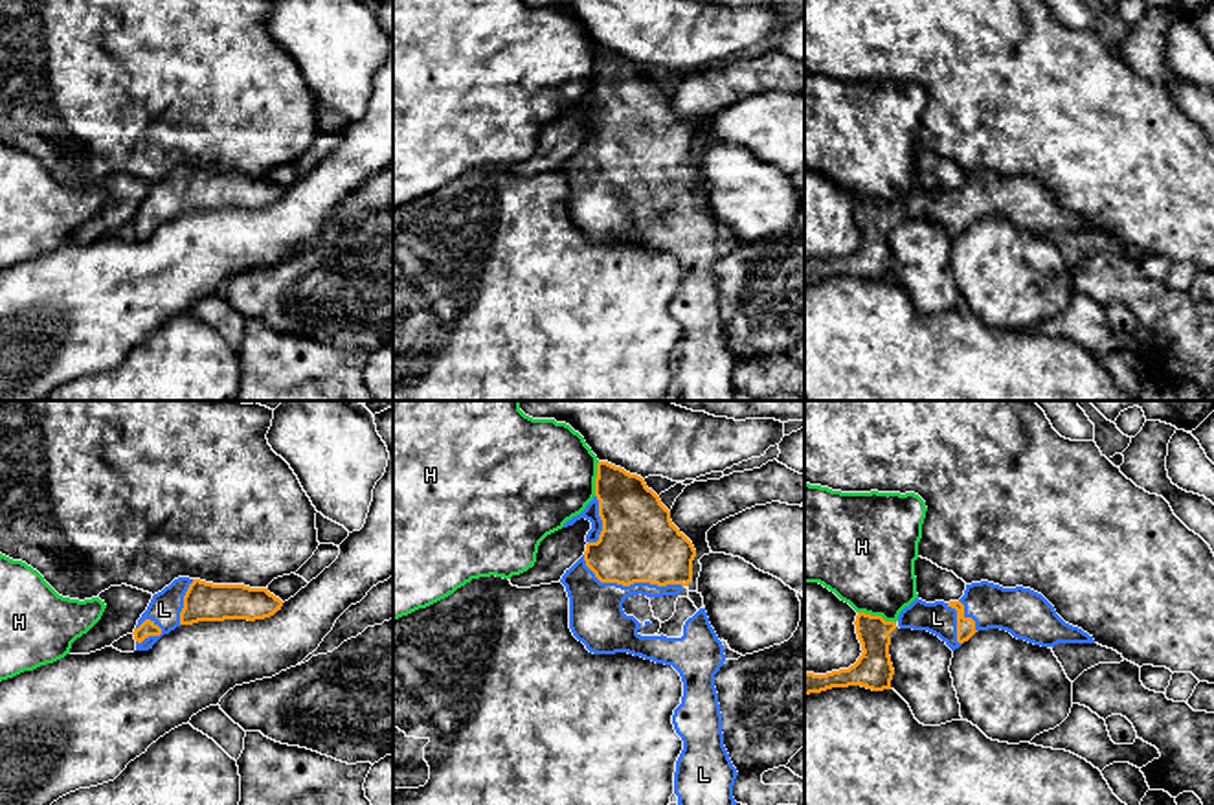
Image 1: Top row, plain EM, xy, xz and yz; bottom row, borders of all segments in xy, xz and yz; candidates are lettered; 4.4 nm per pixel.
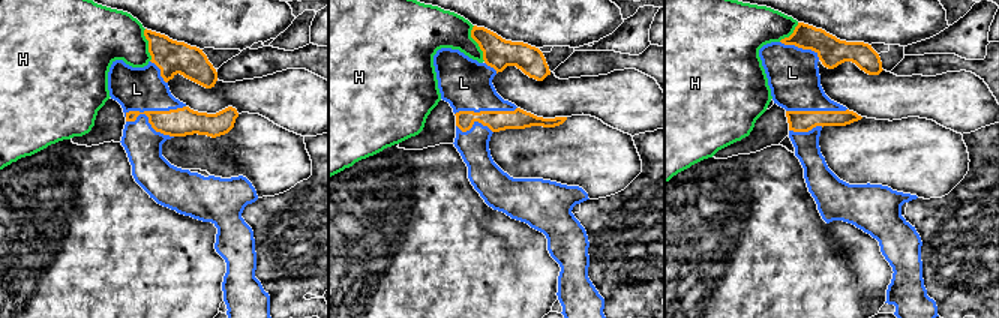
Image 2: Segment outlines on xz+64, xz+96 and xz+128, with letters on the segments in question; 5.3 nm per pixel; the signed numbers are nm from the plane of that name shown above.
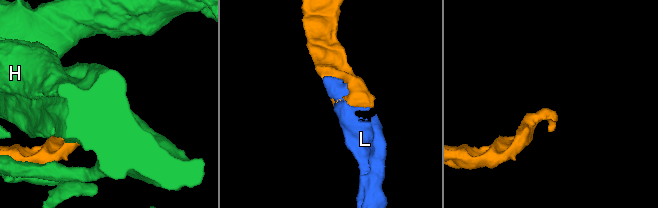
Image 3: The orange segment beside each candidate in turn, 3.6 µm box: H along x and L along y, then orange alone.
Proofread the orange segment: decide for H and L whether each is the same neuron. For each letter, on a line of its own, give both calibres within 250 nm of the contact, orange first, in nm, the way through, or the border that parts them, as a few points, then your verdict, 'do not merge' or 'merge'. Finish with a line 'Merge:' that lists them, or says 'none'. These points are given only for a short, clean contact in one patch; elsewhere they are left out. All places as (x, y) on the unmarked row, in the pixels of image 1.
H: 160 nm thick on the orange side, 400 nm on the other; do not merge
L: 340 nm thick on the orange side, 240 nm on the other; merge
Merge: L

